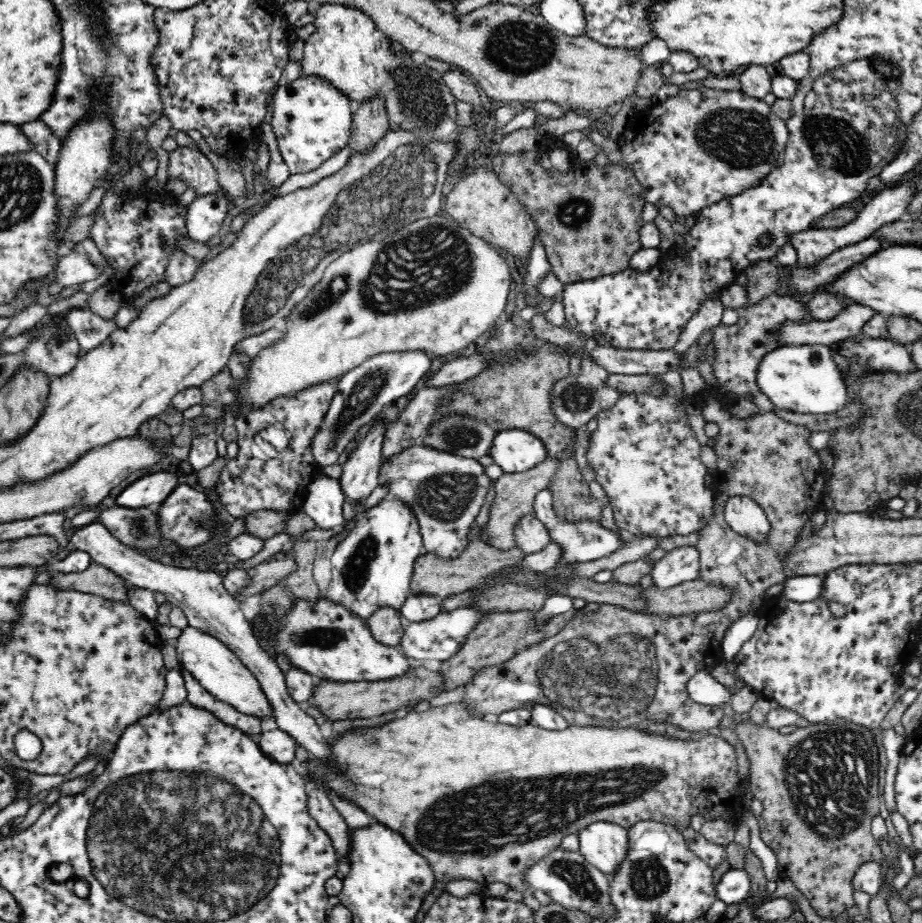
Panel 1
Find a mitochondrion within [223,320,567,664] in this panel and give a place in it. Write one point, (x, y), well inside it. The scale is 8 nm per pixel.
(445, 498)

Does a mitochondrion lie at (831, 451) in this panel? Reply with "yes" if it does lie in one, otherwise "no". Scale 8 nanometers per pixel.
no

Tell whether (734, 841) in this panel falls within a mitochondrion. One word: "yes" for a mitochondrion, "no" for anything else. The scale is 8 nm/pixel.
no

